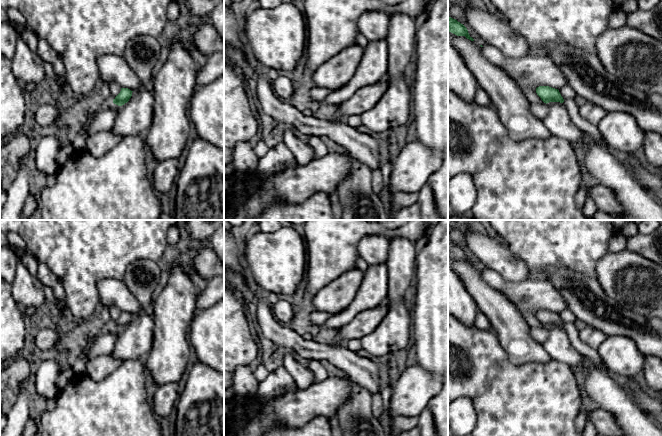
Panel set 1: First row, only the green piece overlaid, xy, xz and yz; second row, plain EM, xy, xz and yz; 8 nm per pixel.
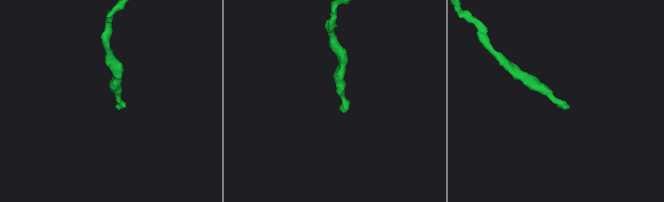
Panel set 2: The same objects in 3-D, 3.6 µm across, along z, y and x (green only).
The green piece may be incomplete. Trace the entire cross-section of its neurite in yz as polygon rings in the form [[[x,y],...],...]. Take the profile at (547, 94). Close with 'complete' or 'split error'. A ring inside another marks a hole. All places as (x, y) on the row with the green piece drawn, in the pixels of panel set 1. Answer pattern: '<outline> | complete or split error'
[[[549,86],[537,87],[536,93],[546,104],[549,102],[563,103],[572,122],[578,127],[578,129],[584,132],[594,142],[599,144],[604,143],[597,125],[590,123],[579,114],[579,105],[574,100],[564,100],[558,89]]] | split error

